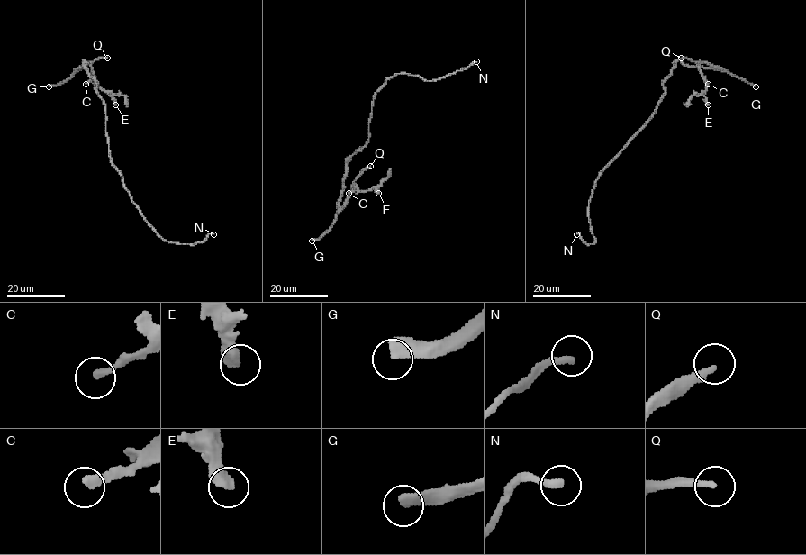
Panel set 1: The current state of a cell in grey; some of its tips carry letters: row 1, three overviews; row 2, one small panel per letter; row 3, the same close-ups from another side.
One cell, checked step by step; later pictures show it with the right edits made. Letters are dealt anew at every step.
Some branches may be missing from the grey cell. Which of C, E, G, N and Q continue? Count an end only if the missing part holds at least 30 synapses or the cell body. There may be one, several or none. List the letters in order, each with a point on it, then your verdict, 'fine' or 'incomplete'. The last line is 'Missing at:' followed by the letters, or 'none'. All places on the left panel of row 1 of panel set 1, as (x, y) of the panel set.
C: place (86, 84); incomplete
E: place (115, 104); fine
G: place (49, 86); incomplete
N: place (213, 234); fine
Q: place (107, 58); incomplete
Missing at: C, G, Q

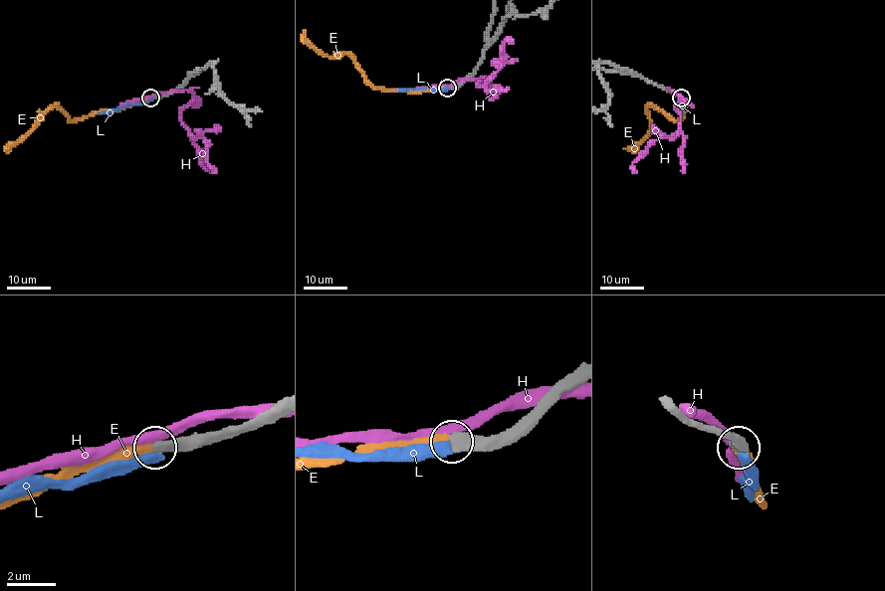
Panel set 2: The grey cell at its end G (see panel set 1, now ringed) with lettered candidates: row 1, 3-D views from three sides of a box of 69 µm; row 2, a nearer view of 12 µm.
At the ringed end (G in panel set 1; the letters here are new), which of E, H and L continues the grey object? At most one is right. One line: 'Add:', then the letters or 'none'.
Add: E

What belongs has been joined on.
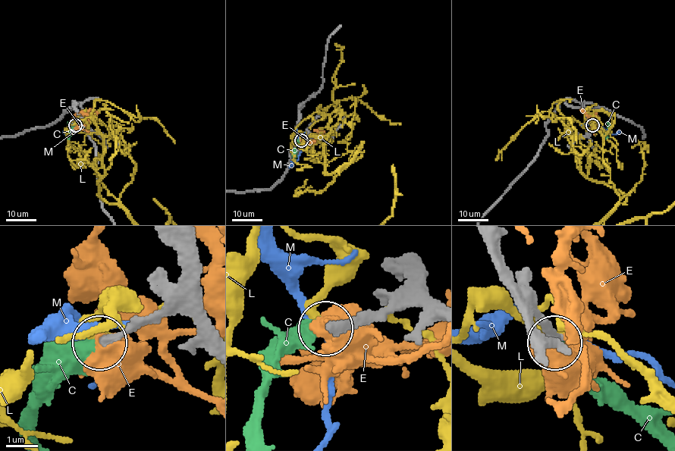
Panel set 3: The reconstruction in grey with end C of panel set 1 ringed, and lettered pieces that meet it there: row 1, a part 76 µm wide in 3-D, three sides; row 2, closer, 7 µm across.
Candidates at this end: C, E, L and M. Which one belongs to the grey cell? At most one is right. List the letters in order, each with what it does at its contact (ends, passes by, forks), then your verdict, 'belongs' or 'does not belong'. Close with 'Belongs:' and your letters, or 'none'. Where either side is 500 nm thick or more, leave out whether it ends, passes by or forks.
C: it ends there; belongs
E: does not belong
L: it ends there; does not belong
M: it passes by; does not belong
Belongs: C

